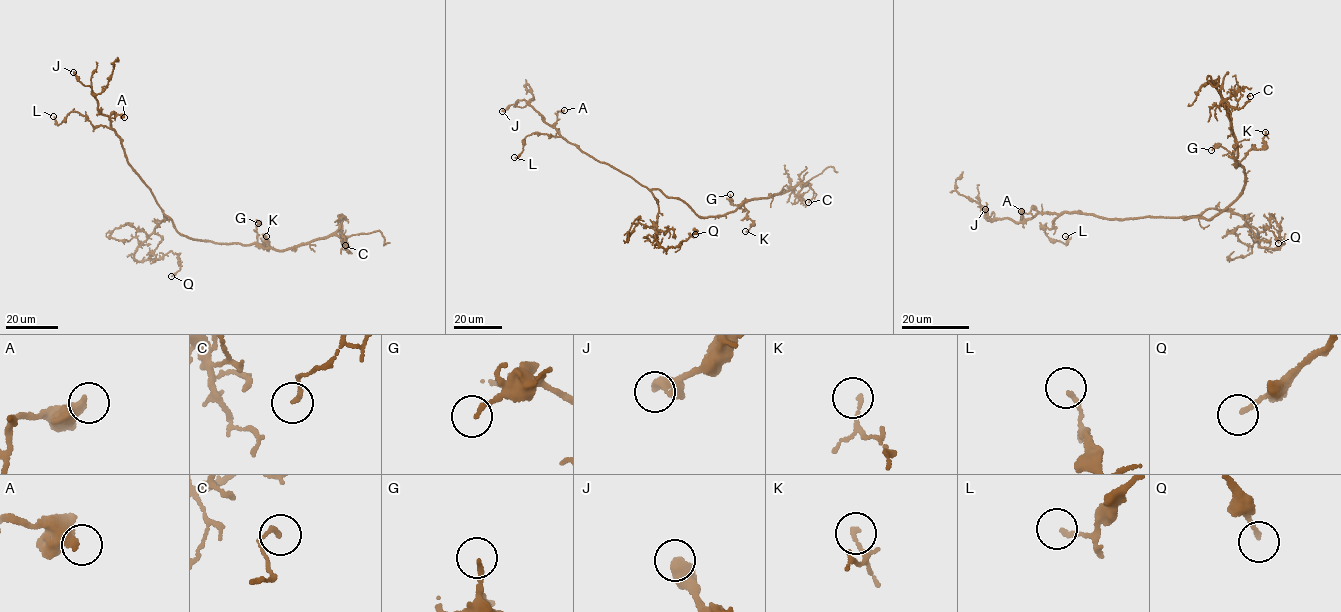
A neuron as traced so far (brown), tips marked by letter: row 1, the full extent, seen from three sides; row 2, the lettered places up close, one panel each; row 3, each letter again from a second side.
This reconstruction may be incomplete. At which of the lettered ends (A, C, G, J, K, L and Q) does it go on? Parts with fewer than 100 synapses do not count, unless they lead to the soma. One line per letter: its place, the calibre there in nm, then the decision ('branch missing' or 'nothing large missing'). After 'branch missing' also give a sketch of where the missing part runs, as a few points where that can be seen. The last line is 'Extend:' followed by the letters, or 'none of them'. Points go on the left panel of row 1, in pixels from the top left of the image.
A: at (124, 117); 550 nm thick; nothing large missing
C: at (345, 245); 150 nm thick; nothing large missing
G: at (258, 223); 150 nm thick; nothing large missing
J: at (73, 72); 300 nm thick; nothing large missing
K: at (266, 236); 150 nm thick; nothing large missing
L: at (53, 116); 130 nm thick; nothing large missing
Q: at (171, 276); 140 nm thick; nothing large missing
Extend: none of them

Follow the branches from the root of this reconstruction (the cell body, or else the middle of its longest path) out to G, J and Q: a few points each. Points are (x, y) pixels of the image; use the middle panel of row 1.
G: (668, 197), (683, 200), (697, 215), (707, 218), (735, 209), (739, 205), (730, 204), (730, 194)
J: (668, 197), (659, 190), (642, 186), (571, 144), (546, 124), (531, 106), (513, 104), (502, 111)
Q: (668, 197), (659, 190), (652, 190), (658, 209), (655, 241), (666, 250), (675, 247), (697, 230), (695, 234)

